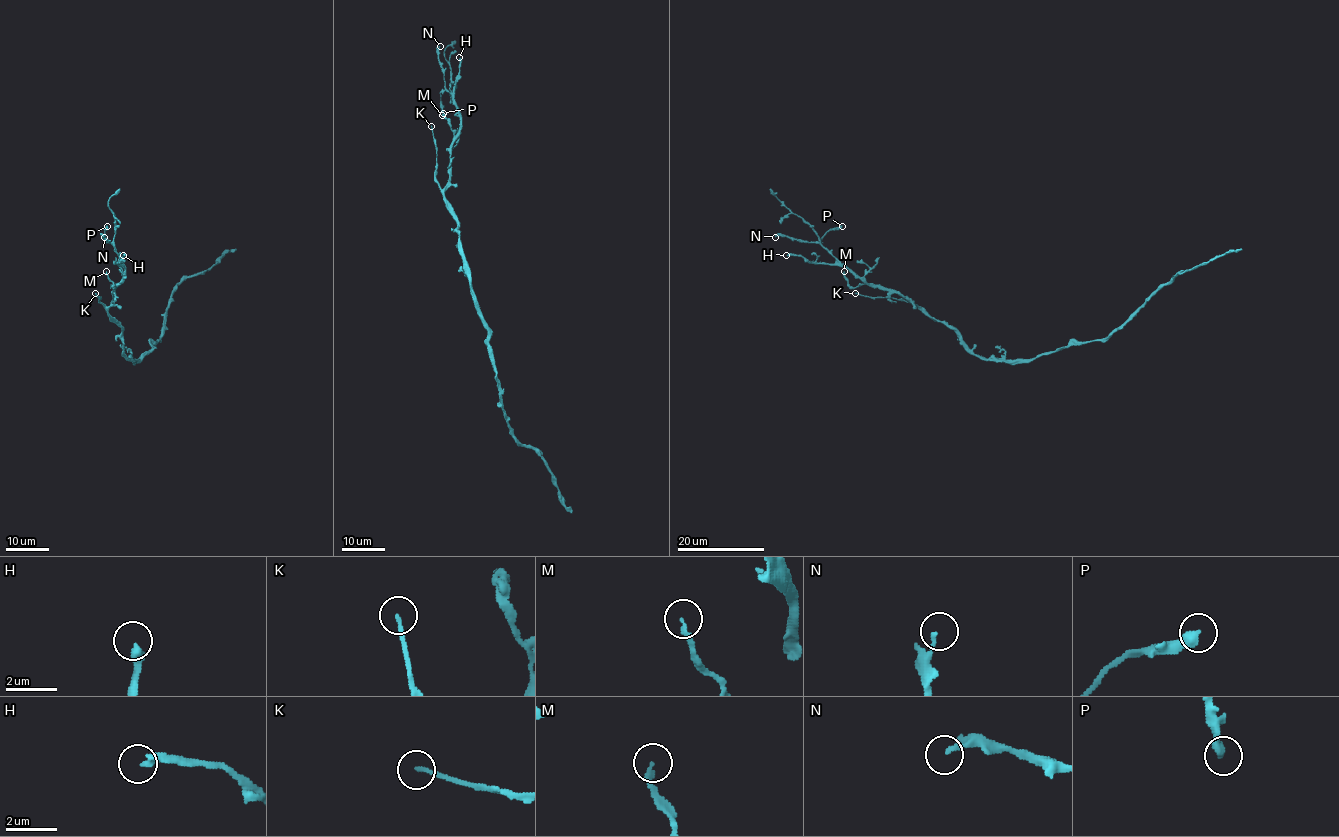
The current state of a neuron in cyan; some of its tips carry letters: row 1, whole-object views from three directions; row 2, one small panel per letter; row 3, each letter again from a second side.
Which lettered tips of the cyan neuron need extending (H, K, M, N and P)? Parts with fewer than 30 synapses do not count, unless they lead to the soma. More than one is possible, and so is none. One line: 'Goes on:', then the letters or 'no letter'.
Goes on: H

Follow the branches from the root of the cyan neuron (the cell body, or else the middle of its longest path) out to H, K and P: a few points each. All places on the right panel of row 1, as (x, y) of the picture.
H: (998, 360), (978, 357), (951, 328), (927, 316), (896, 292), (866, 284), (847, 268), (786, 255)
K: (998, 360), (978, 357), (951, 328), (929, 317), (911, 303), (855, 293)
P: (998, 360), (978, 357), (951, 328), (896, 292), (866, 284), (844, 267), (819, 242), (842, 226)

